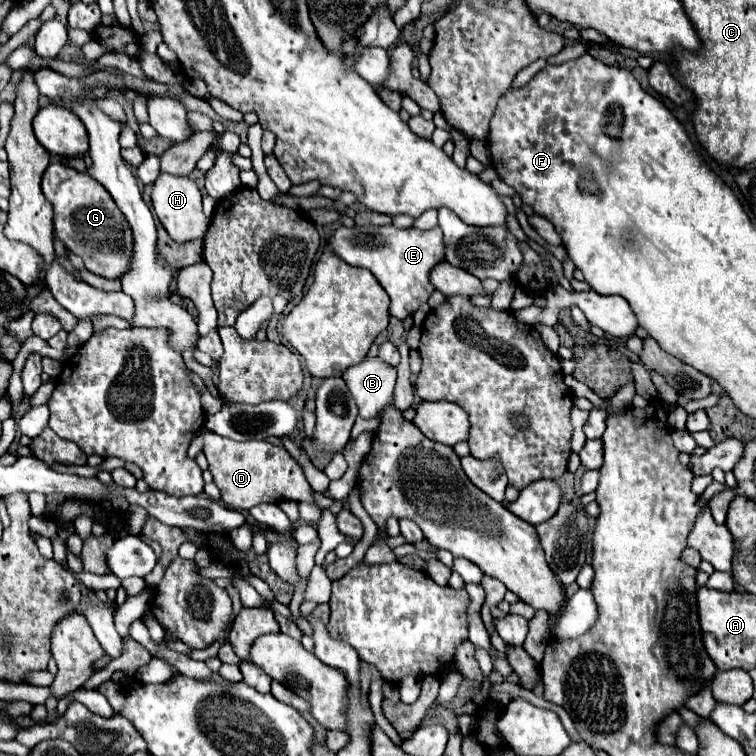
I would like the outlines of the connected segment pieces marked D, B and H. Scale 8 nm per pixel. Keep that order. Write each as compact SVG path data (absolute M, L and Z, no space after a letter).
M215 432L205 434L205 458L213 474L213 482L221 490L221 500L233 510L249 510L263 502L307 502L317 506L313 498L313 488L303 476L301 466L291 458L283 446L273 446L269 442L235 442L223 438Z
M365 358L361 364L345 370L343 380L355 396L359 416L375 418L393 398L397 370L381 358Z
M161 172L153 184L151 198L153 198L153 208L155 208L157 218L161 220L163 228L169 232L169 236L175 242L187 242L187 240L205 236L209 220L205 218L205 214L201 210L201 190L191 178Z

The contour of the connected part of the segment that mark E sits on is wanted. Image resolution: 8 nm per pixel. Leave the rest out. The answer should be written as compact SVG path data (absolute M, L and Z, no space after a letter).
M341 226L329 240L329 248L341 260L351 266L367 268L377 278L377 282L385 288L391 298L389 314L405 320L411 316L433 292L429 282L431 268L443 260L443 236L441 228L435 226L433 230L417 230L405 228L399 230L395 226Z

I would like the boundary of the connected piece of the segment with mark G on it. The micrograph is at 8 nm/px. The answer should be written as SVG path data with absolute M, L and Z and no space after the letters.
M61 162L49 164L41 188L55 210L55 238L59 238L73 254L81 256L89 272L105 278L119 278L119 272L127 268L127 256L131 256L131 228L109 192L89 174L77 172Z

